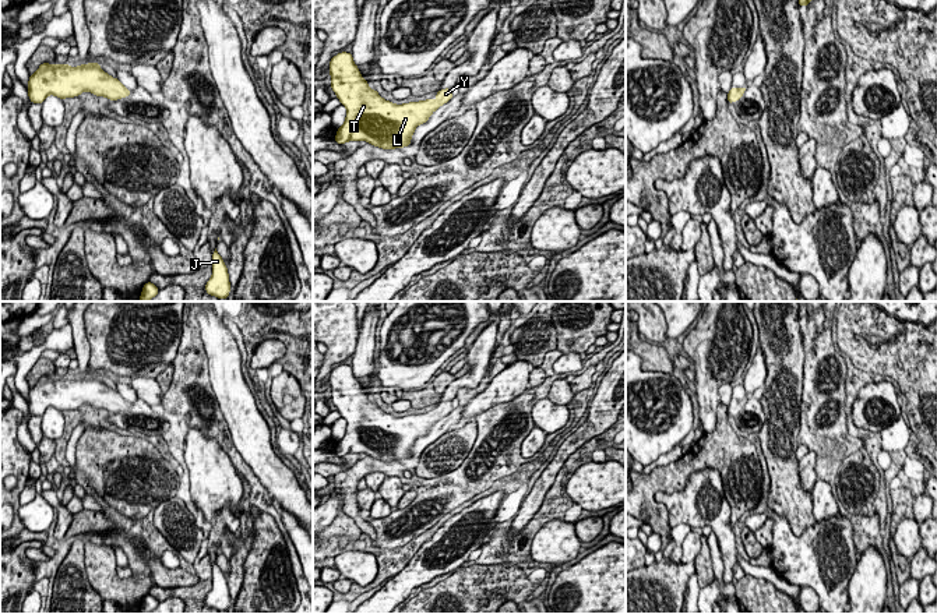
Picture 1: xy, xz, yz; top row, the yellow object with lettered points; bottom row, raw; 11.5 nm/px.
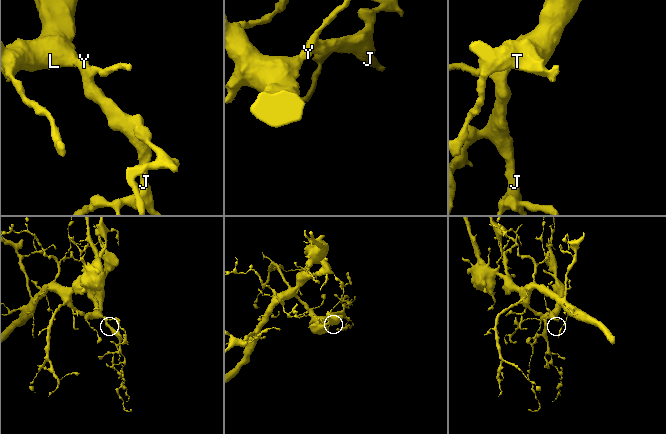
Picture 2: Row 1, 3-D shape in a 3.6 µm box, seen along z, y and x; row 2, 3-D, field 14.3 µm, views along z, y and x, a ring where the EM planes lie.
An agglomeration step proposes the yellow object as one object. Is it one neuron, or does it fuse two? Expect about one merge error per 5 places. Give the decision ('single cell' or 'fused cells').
single cell

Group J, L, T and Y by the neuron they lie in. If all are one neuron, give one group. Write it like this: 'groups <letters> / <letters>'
groups J L T Y

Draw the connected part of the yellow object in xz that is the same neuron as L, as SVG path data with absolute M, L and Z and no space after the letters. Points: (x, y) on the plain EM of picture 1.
M346 364L331 370L330 387L331 400L346 420L345 435L335 447L335 455L341 458L367 454L383 462L408 459L415 441L454 409L451 400L445 400L436 406L436 414L431 410L404 417L388 414L369 399L352 366Z

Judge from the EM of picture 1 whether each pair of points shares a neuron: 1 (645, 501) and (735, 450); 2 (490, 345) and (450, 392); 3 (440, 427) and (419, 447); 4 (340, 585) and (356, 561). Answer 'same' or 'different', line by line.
1: same
2: same
3: same
4: different

